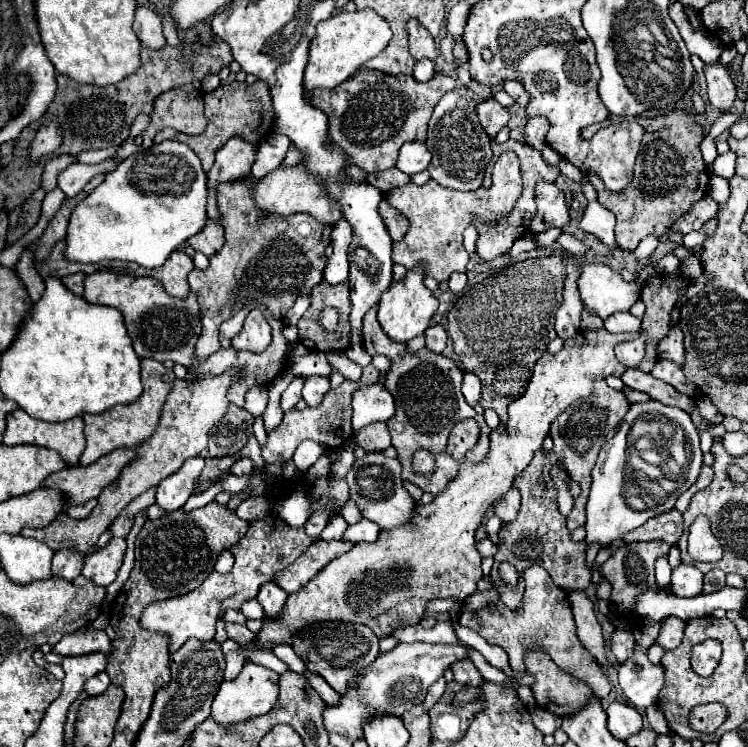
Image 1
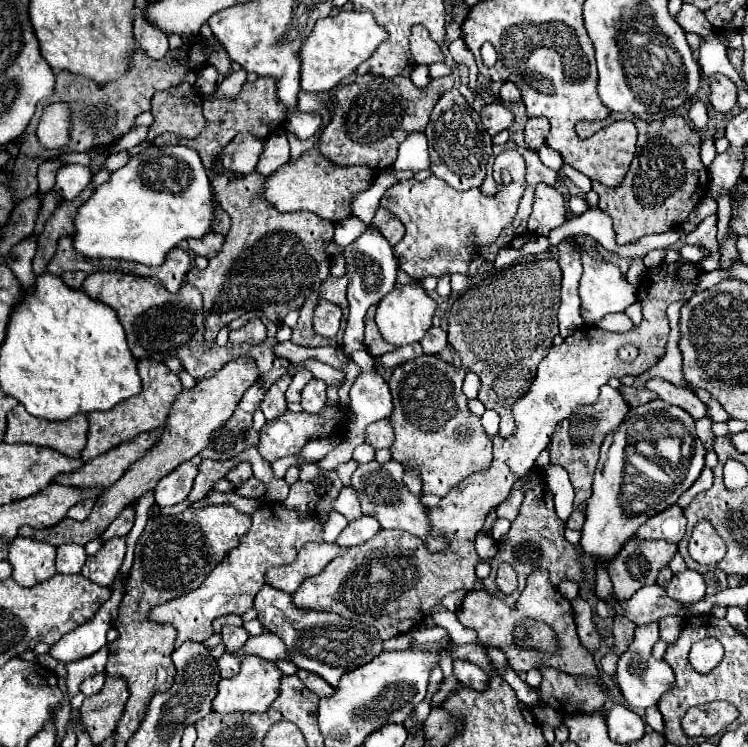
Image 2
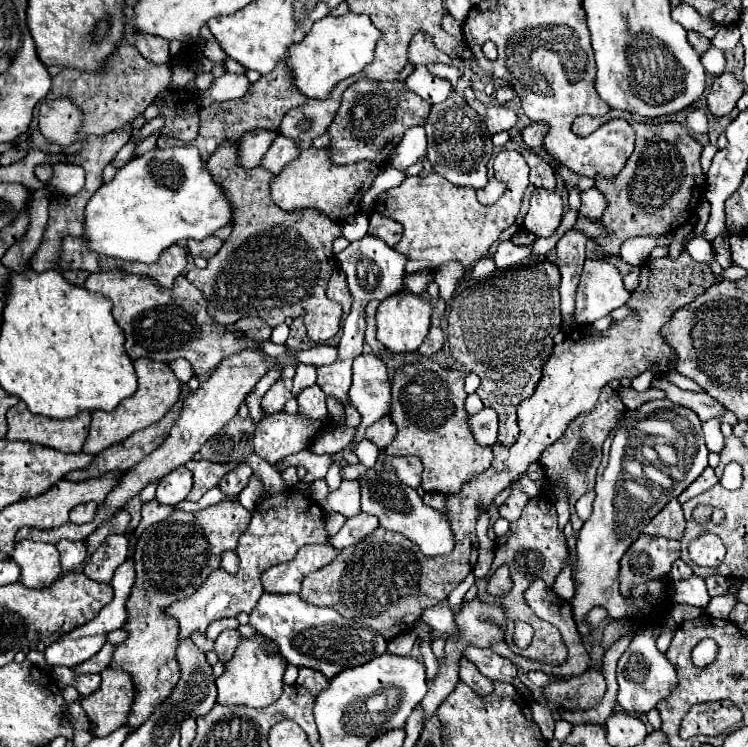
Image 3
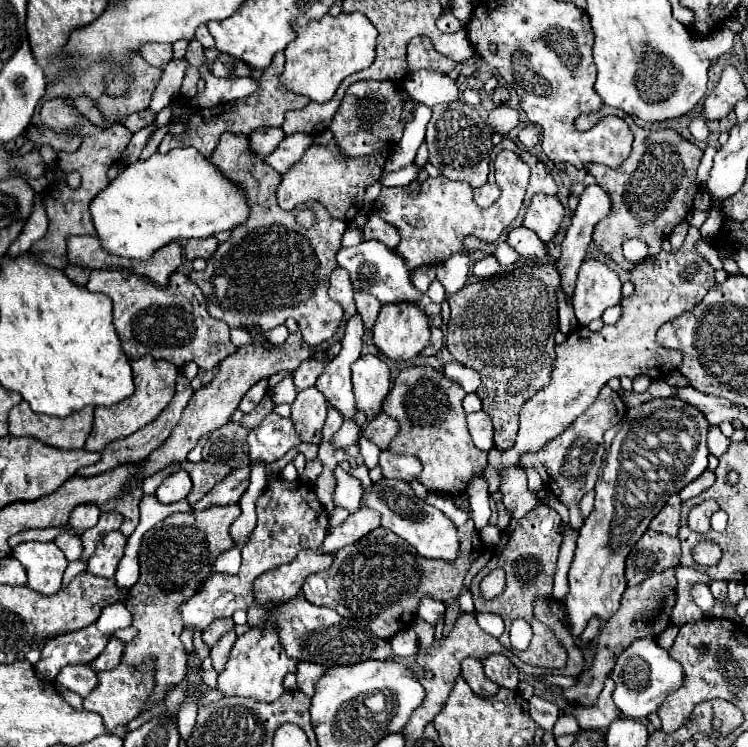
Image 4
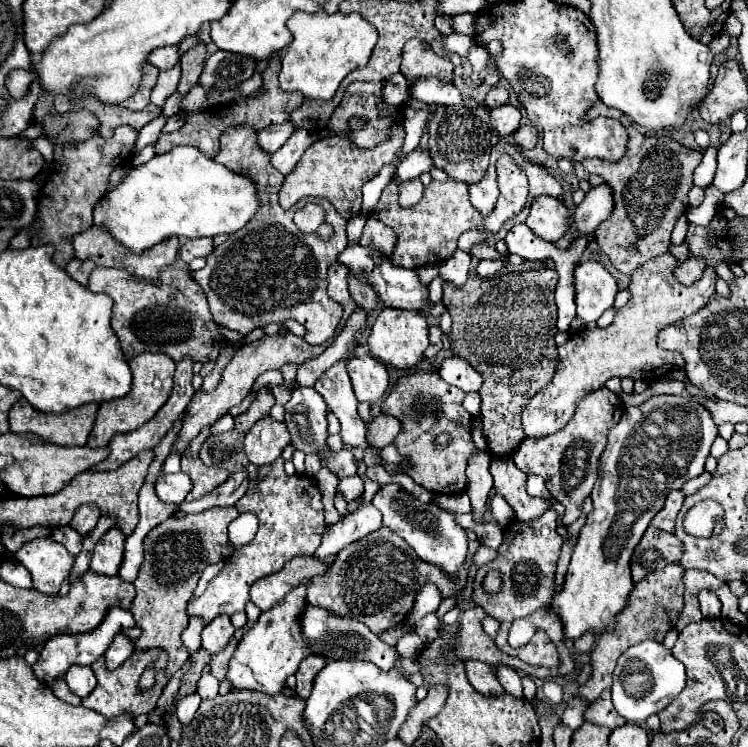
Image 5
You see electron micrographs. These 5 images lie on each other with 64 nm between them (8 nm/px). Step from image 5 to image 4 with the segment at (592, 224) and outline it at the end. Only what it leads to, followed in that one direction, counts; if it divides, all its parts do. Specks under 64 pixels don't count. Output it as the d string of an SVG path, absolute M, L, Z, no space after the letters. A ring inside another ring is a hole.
M596 184L588 186L580 196L578 208L572 216L572 224L562 240L560 258L556 260L566 300L572 300L572 288L576 286L580 264L584 262L586 248L592 242L592 230L604 216L608 216L608 212L610 212L608 194Z

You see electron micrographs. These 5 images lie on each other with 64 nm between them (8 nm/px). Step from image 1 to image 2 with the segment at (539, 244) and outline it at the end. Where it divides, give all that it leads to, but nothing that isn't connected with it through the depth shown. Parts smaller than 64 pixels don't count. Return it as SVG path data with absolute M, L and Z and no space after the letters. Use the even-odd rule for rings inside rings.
M588 208L584 214L576 216L574 220L566 220L566 224L562 224L560 228L554 228L548 234L548 240L552 246L558 246L562 238L566 236L578 236L578 234L586 234L592 236L594 240L598 240L606 250L622 254L622 246L616 244L616 234L612 230L612 216L606 214L604 210L596 208Z

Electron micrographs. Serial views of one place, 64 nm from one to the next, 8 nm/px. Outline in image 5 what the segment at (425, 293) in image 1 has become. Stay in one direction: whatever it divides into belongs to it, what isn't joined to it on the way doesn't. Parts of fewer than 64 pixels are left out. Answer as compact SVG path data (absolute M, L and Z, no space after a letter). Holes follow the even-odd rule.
M384 308L374 326L372 334L368 338L372 354L382 360L384 364L390 364L394 368L412 368L424 358L424 350L430 346L428 342L428 322L422 312L418 310L398 310L398 308Z

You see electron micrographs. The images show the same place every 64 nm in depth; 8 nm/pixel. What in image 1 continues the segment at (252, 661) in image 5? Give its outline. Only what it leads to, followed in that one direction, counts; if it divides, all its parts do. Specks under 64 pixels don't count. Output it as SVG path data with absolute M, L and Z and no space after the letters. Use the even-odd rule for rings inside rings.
M248 662L248 664L244 664L244 668L236 680L222 682L222 686L212 702L210 718L216 720L216 724L220 728L226 728L226 726L234 728L236 724L244 722L244 720L250 720L254 716L268 712L272 708L272 704L276 702L276 698L278 698L278 674L264 666Z

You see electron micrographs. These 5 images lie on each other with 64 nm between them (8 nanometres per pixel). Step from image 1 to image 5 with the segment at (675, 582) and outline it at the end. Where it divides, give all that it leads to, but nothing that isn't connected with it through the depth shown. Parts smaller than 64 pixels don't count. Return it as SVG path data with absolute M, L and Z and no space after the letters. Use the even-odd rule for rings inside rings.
M700 590L698 592L698 602L700 602L700 610L702 610L702 616L704 618L718 618L720 616L720 600L716 598L714 592L710 590Z

